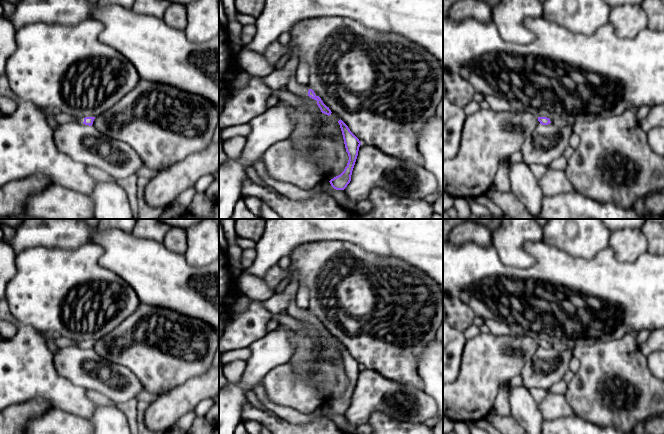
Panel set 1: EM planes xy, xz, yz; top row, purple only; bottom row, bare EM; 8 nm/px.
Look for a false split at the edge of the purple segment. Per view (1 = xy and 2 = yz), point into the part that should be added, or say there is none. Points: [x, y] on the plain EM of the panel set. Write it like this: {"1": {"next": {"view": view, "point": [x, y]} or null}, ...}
{"1": {"next": {"view": "xy", "point": [80, 344]}}, "2": {"next": null}}

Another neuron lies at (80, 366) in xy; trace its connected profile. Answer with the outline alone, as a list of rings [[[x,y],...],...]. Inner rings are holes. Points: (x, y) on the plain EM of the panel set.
[[[83,347],[58,348],[54,354],[54,363],[57,372],[72,384],[85,390],[99,392],[116,405],[137,398],[138,394],[144,390],[142,382],[130,369],[109,362]]]

